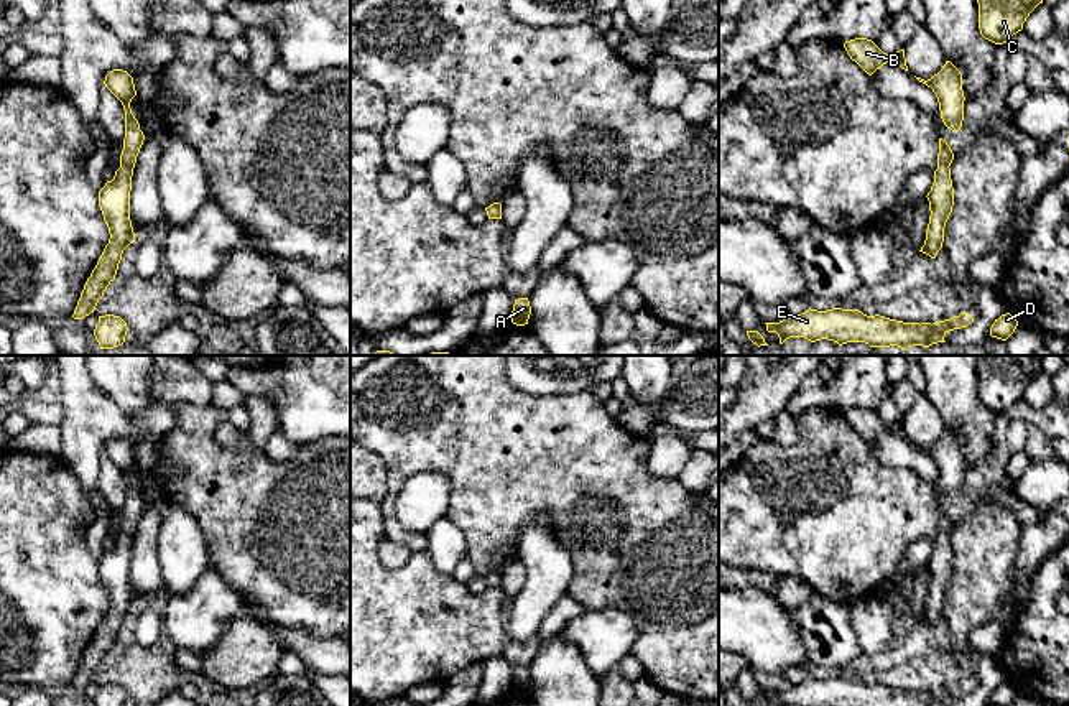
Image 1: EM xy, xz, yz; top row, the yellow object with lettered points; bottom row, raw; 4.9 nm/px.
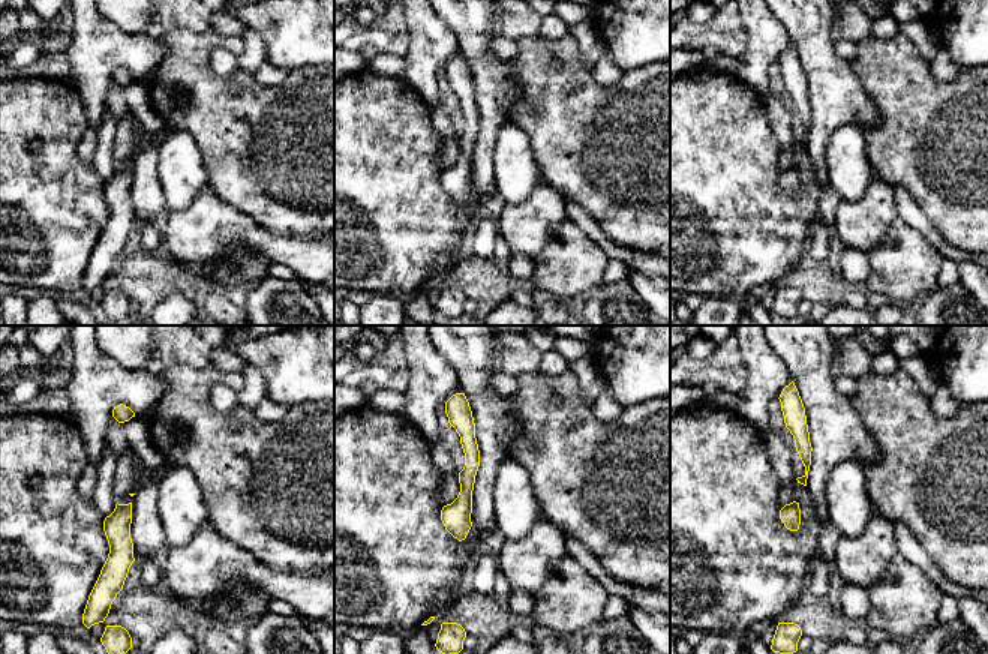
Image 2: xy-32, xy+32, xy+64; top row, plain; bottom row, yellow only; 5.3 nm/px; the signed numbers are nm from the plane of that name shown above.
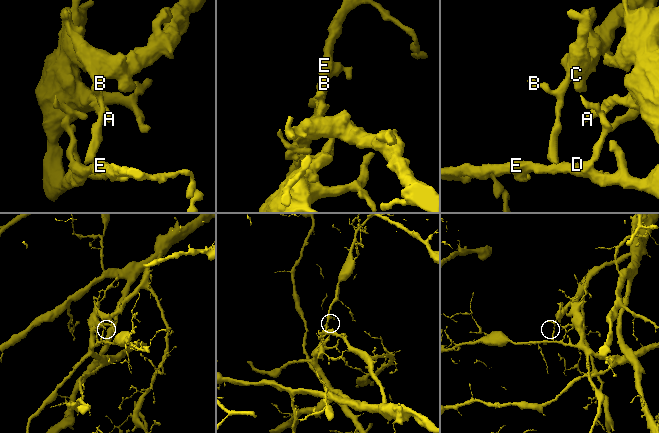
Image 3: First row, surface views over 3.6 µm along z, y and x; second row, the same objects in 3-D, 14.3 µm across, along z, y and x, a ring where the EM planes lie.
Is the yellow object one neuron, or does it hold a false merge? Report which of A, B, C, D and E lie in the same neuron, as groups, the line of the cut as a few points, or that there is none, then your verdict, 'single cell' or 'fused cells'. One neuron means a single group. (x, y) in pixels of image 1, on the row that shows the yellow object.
groups A D E / B C; cut xy (119, 168), (132, 170); fused cells

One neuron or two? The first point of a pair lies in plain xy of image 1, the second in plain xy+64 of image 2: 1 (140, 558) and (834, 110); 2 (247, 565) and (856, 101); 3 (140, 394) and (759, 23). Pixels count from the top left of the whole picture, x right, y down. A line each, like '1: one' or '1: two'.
1: one
2: two
3: two

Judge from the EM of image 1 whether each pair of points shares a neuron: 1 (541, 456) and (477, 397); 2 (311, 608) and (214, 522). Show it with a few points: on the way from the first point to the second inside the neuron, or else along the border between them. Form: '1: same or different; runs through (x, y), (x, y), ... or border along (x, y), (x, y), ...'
1: same; runs through (525, 445), (494, 413)
2: same; runs through (286, 589), (267, 571), (257, 570), (239, 547)

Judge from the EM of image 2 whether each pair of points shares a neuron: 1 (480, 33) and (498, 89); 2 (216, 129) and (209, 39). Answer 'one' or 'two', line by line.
1: one
2: one

